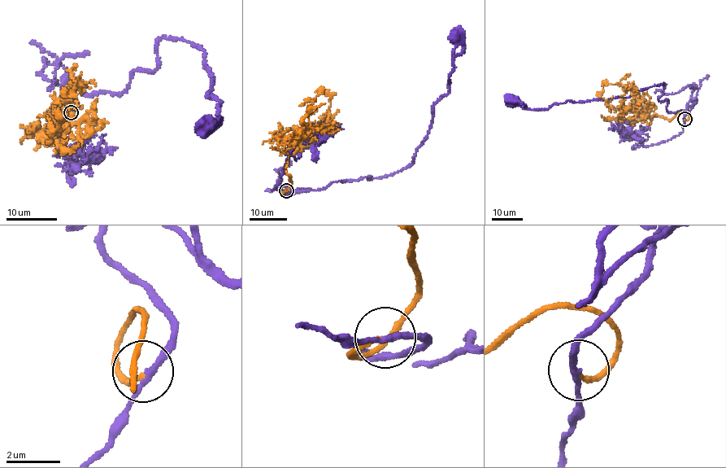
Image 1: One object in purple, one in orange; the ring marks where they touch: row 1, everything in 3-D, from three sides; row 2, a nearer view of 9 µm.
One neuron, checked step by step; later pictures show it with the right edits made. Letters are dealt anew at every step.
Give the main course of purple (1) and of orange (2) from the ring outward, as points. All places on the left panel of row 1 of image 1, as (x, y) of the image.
1: (71, 112), (67, 81), (119, 95), (158, 67), (161, 38), (182, 38), (221, 103), (205, 126)
2: (71, 112), (70, 101), (67, 123), (47, 137), (59, 131), (54, 103), (82, 83), (71, 94), (61, 90)

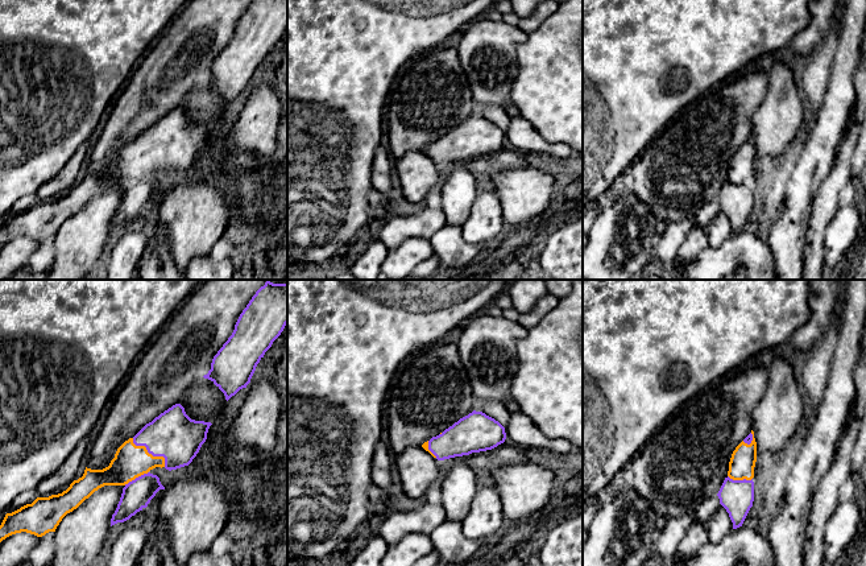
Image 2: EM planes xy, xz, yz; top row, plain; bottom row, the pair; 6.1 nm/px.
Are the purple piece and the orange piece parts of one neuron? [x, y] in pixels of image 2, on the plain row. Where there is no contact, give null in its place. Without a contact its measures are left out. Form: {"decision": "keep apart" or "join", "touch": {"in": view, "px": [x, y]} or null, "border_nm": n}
{"decision": "join", "touch": {"in": "xy", "px": [150, 157]}, "border_nm": 260}

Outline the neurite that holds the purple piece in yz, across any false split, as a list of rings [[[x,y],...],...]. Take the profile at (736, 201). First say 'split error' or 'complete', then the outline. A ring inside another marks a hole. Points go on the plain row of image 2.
split error; [[[754,136],[736,152],[717,201],[733,227],[733,234],[742,231],[754,206],[754,172],[757,166],[757,146]]]

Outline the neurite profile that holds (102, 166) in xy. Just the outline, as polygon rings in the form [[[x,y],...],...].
[[[120,150],[111,153],[108,157],[103,158],[99,162],[86,165],[84,170],[91,174],[103,174],[109,170],[111,165],[115,162],[115,158]]]

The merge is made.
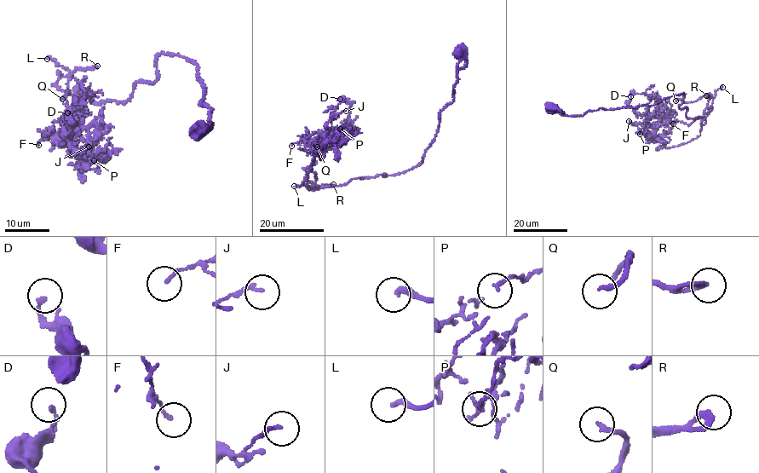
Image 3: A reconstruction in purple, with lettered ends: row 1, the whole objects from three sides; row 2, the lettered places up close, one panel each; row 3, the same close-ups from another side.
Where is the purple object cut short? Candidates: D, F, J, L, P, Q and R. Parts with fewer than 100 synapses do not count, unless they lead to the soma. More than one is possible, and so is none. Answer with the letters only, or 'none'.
L, Q

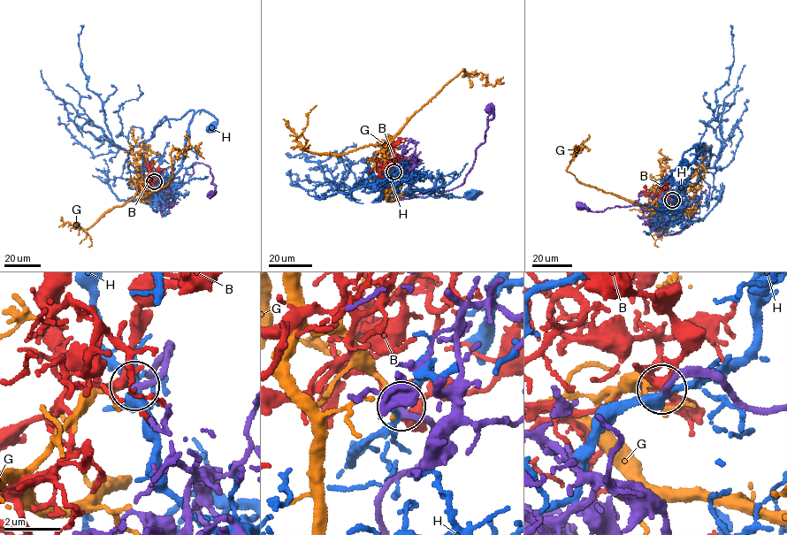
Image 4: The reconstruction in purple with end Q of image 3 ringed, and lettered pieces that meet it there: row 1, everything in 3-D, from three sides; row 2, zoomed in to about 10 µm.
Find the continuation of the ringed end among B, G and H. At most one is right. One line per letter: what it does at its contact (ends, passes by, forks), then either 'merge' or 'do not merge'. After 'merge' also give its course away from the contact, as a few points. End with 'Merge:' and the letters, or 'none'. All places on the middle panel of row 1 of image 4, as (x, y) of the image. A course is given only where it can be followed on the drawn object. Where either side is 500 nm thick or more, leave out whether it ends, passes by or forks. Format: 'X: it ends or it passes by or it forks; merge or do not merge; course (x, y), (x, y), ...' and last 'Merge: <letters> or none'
B: it forks; merge; course (393, 171), (388, 169), (393, 164), (390, 160), (393, 156), (394, 147), (398, 142), (406, 141)
G: it passes by; do not merge
H: it forks; do not merge
Merge: B

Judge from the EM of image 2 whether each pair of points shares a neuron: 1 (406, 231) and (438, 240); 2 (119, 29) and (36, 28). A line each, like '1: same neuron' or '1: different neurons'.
1: different neurons
2: same neuron

